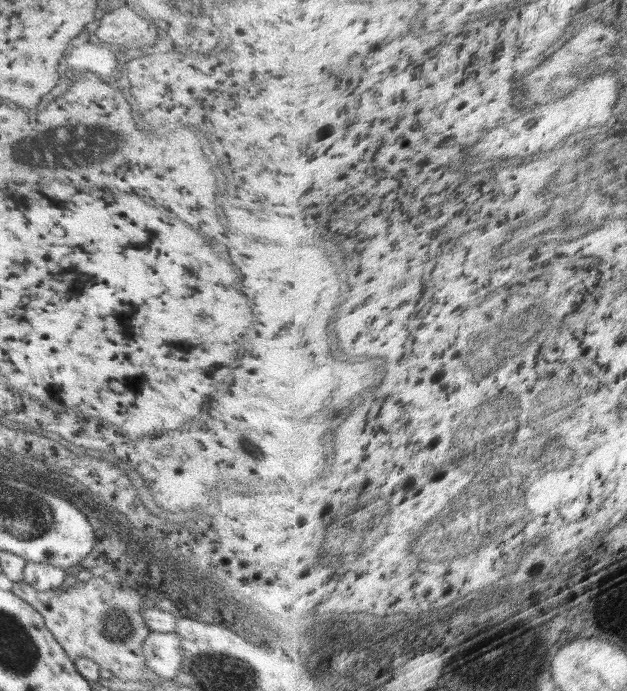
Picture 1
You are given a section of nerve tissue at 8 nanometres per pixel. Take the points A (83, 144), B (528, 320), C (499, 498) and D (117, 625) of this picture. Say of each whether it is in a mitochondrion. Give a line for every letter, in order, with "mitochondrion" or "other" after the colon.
A: mitochondrion
B: mitochondrion
C: mitochondrion
D: mitochondrion

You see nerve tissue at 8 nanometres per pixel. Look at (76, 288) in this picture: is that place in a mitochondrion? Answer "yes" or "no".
no

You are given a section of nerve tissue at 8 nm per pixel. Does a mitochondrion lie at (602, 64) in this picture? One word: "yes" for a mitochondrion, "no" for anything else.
no

